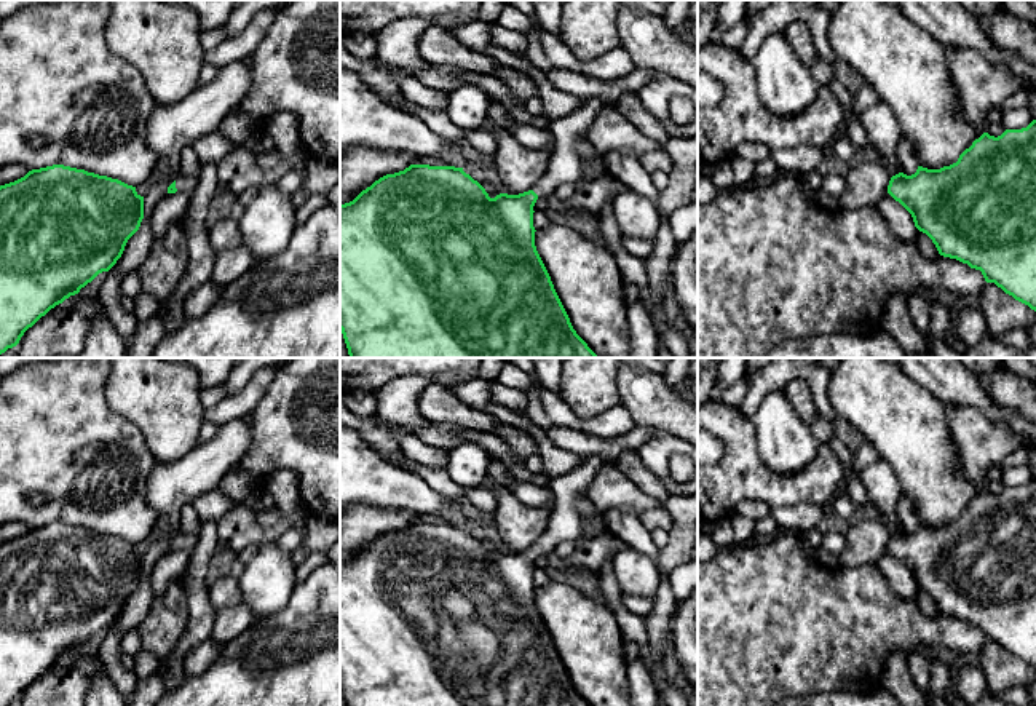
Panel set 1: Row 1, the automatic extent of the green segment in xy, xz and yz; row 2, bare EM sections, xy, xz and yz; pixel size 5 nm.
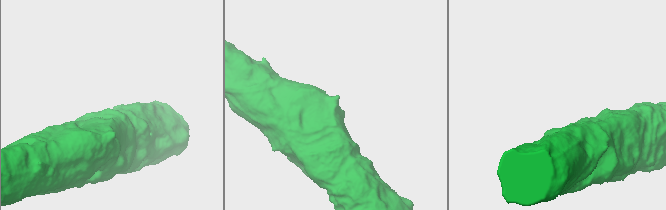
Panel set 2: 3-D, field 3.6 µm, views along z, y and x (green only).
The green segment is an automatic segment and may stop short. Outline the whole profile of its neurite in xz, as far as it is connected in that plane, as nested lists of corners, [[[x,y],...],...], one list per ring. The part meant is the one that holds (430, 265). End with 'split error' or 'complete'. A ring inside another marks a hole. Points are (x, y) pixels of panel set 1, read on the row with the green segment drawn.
[[[595,96],[586,99],[573,113],[554,120],[549,126],[554,142],[546,174],[536,185],[519,195],[500,193],[490,198],[485,188],[463,168],[410,165],[404,171],[386,174],[362,190],[353,201],[340,204],[340,331],[350,358],[599,358],[576,334],[554,289],[551,276],[535,246],[533,206],[560,184],[576,185],[581,177],[581,158],[576,141],[587,134],[597,113],[607,102]]]; split error

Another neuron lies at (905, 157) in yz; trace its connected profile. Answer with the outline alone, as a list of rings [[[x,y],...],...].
[[[907,134],[902,136],[897,152],[896,152],[896,160],[899,163],[900,173],[911,176],[918,169],[918,160],[913,150],[911,142],[908,141]]]

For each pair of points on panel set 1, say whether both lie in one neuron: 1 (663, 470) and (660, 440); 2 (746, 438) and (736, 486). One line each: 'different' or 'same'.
1: same
2: same

